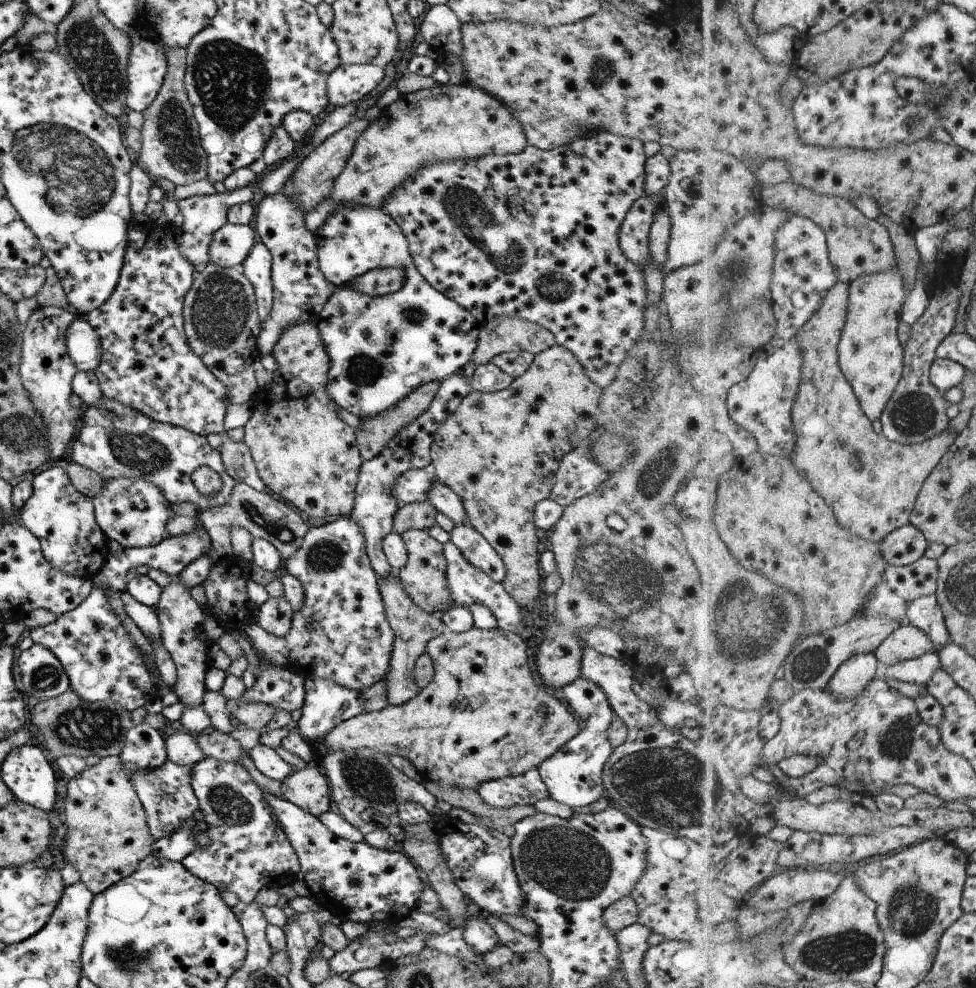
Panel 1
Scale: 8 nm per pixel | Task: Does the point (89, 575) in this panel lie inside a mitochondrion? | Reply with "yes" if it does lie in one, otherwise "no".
no

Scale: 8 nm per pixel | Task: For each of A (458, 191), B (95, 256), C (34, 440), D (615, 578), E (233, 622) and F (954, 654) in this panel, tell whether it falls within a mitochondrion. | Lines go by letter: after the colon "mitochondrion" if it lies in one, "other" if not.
A: mitochondrion
B: other
C: mitochondrion
D: mitochondrion
E: other
F: other

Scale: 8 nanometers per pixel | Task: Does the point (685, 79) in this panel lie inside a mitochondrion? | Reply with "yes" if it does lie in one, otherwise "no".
no

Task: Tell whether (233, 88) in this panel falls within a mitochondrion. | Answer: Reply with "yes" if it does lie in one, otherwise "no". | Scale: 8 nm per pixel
yes

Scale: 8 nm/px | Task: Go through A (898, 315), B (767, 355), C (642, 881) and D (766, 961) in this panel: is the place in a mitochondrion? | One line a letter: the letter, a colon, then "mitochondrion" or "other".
A: other
B: other
C: other
D: other

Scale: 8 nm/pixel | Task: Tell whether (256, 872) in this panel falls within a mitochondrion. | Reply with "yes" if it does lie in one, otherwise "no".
no

